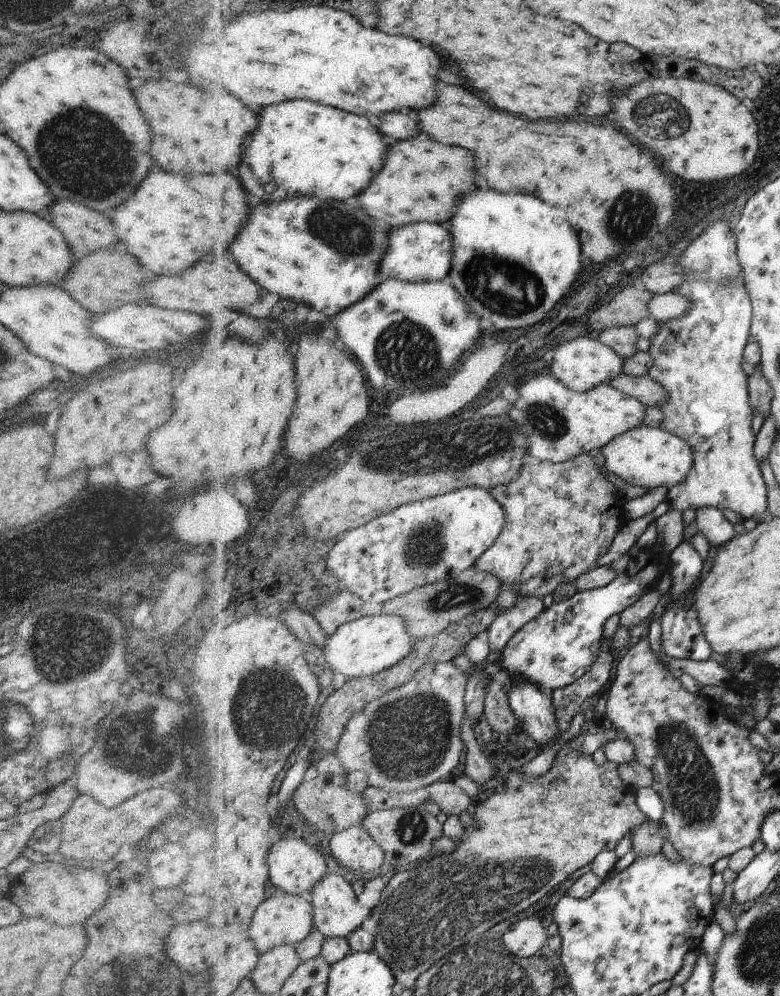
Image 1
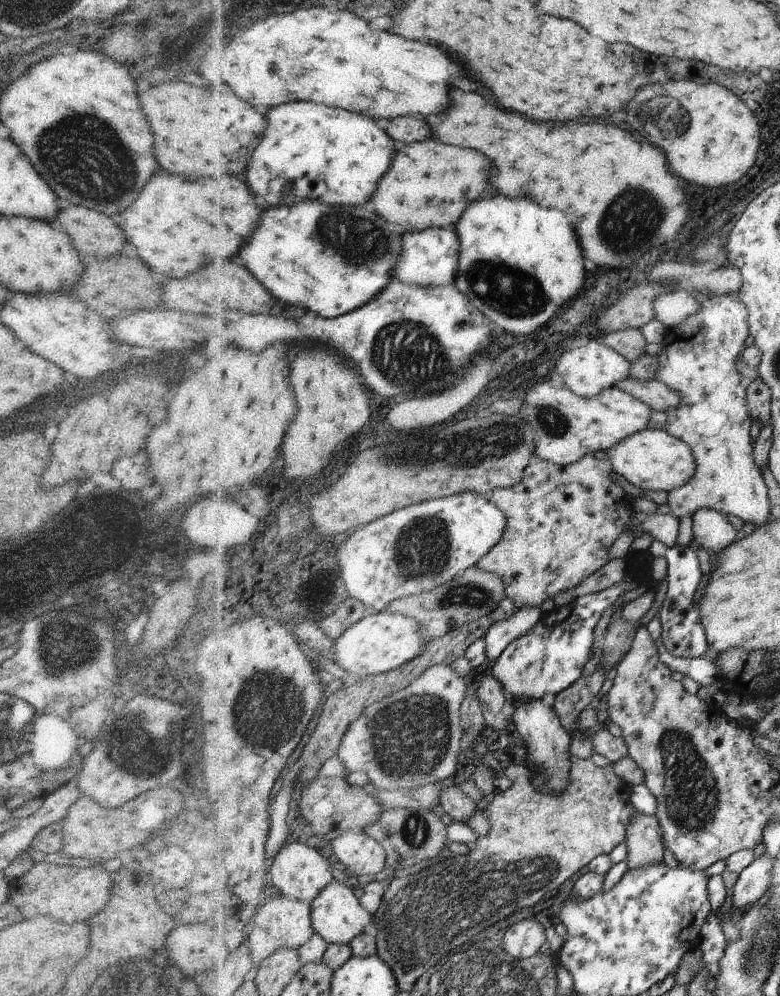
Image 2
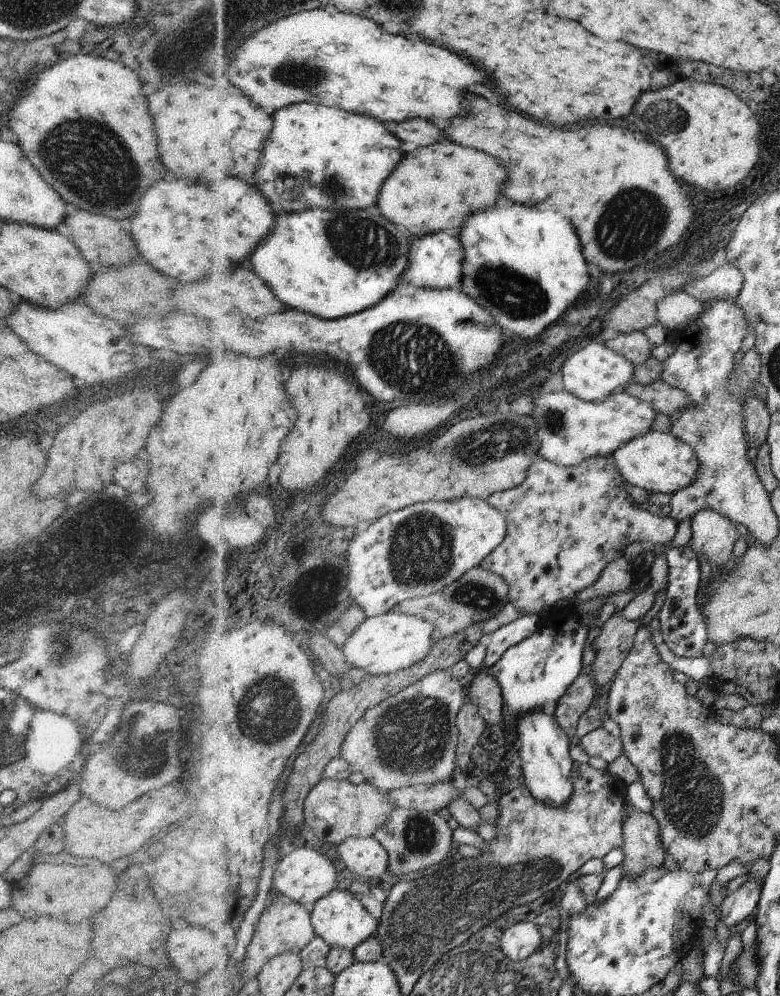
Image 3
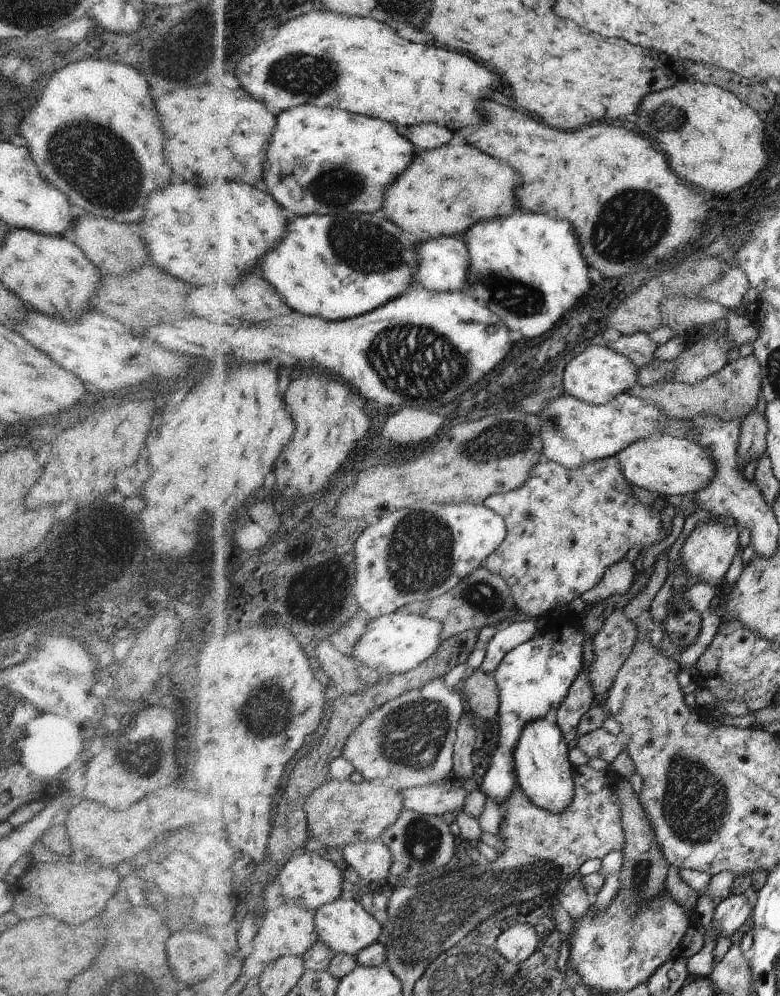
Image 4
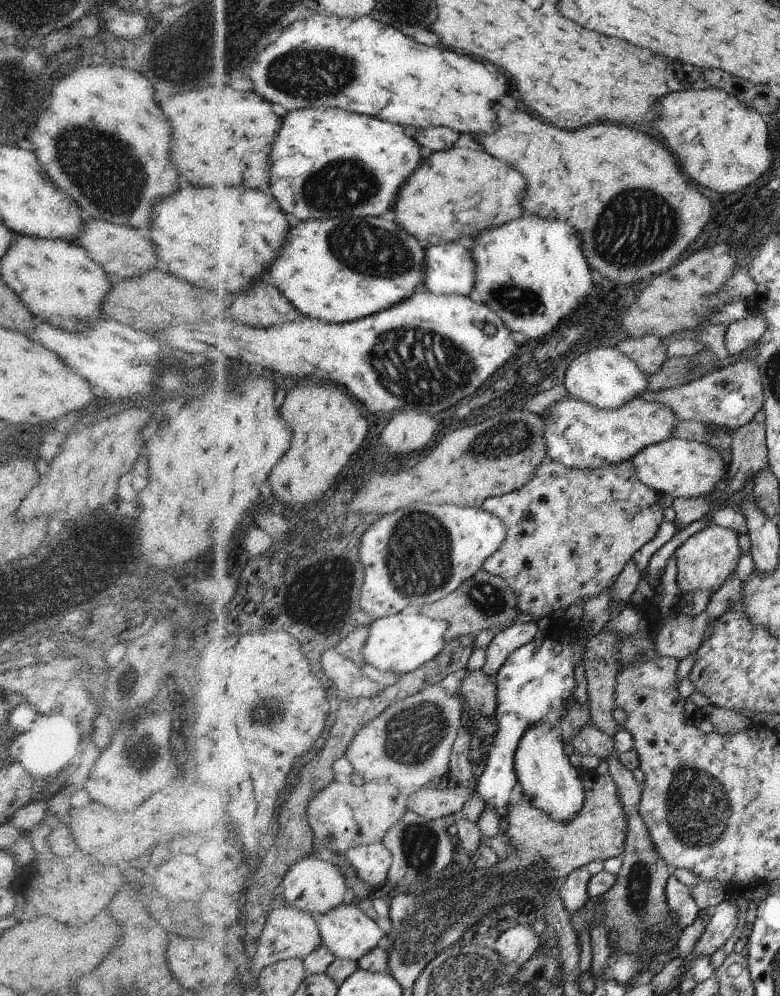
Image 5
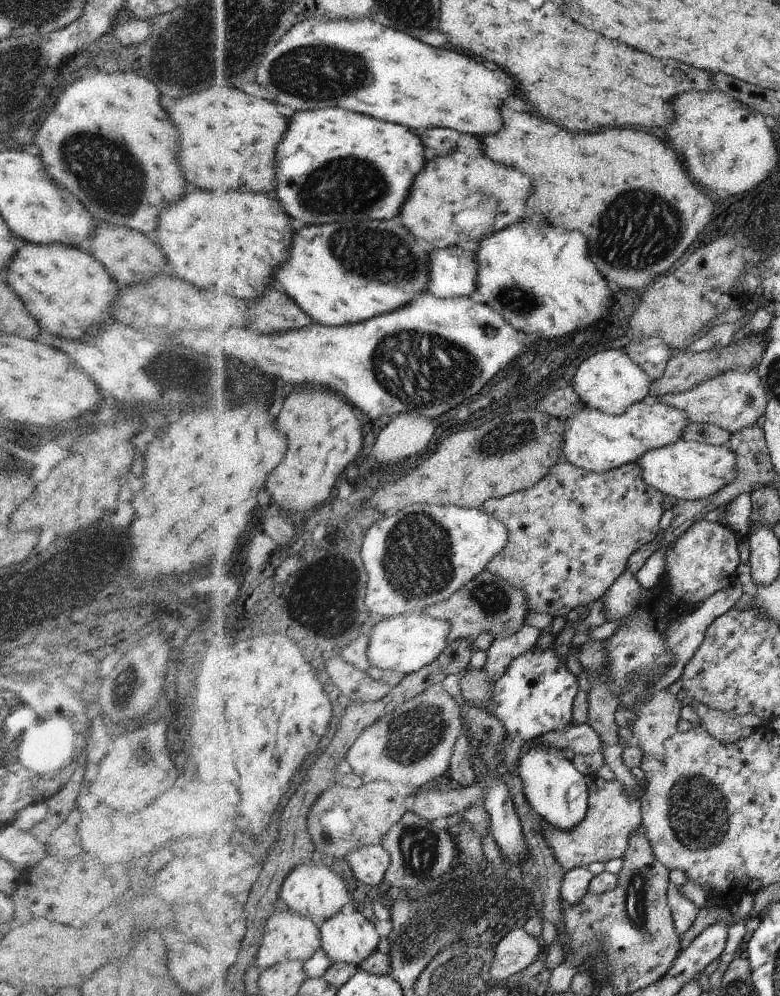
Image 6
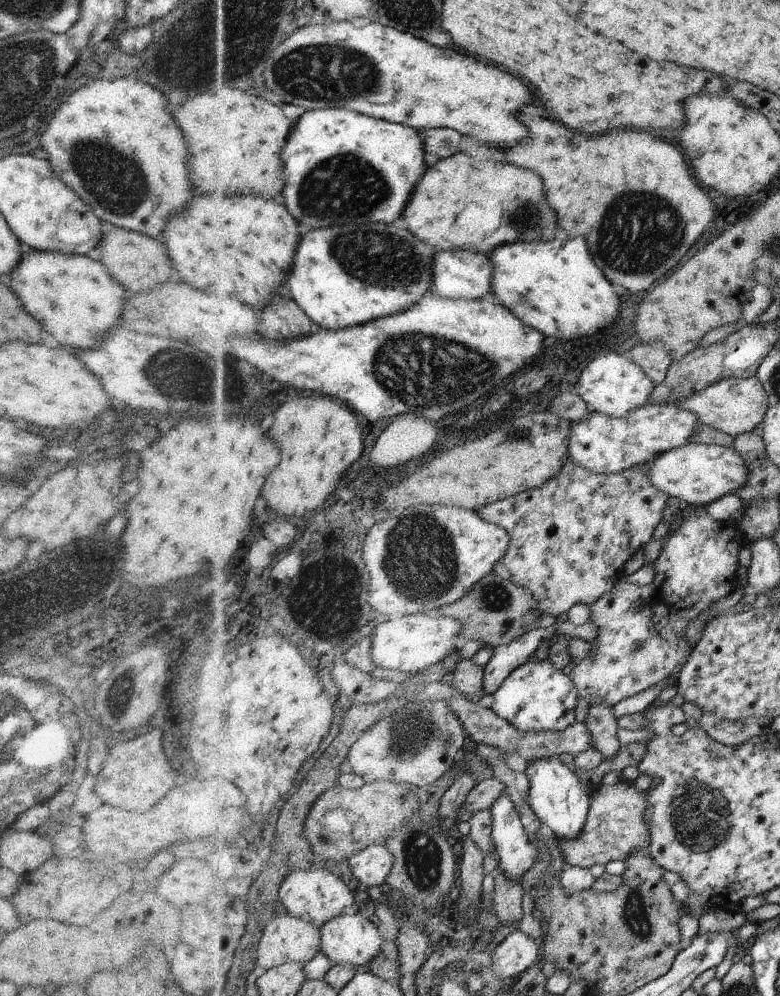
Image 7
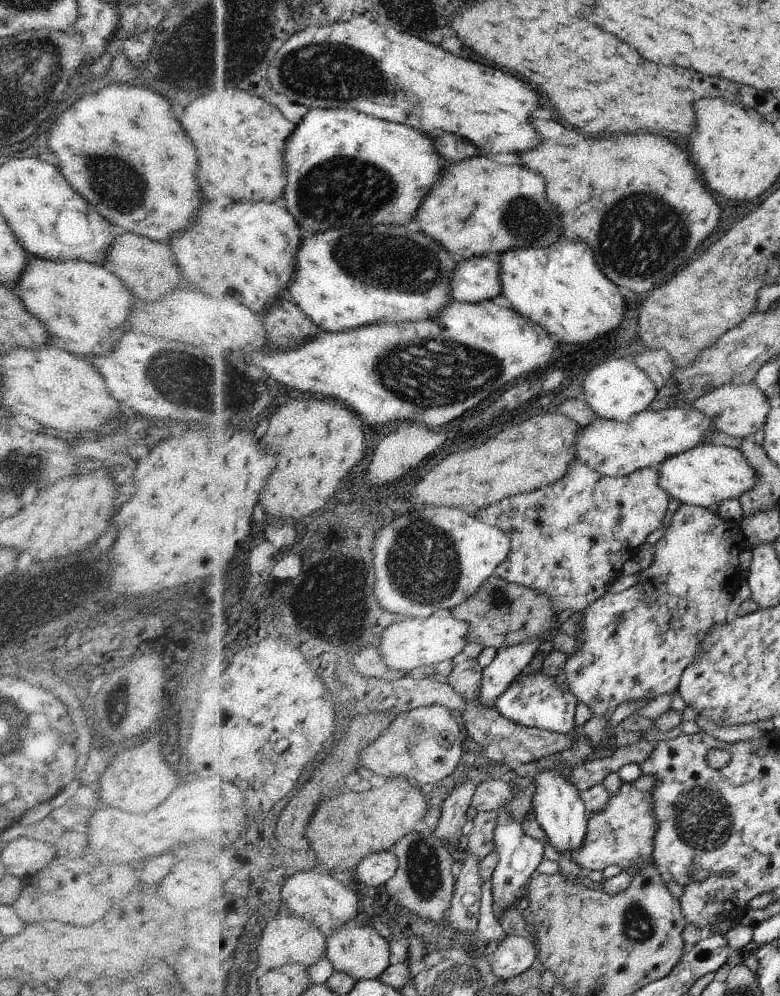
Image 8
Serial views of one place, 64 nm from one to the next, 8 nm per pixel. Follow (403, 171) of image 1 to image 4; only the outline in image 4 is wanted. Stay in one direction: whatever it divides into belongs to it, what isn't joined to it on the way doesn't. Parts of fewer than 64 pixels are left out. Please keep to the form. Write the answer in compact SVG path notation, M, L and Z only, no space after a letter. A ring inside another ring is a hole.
M448 144L444 148L417 154L414 164L390 186L384 210L406 232L414 234L418 242L438 240L442 236L463 237L478 222L506 218L514 214L512 190L520 186L514 170L472 146Z

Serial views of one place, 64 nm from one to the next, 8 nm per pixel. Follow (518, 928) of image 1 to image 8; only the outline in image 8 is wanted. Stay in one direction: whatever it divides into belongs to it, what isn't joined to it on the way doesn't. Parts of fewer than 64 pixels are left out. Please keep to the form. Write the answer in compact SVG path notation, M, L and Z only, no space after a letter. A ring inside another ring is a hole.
M507 935L494 952L494 974L500 978L514 978L533 968L537 961L535 940L524 936Z

